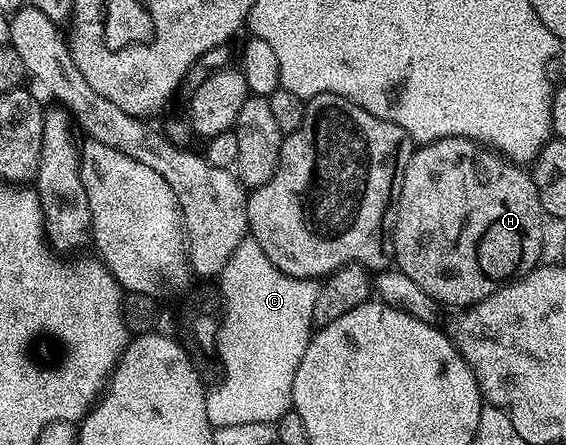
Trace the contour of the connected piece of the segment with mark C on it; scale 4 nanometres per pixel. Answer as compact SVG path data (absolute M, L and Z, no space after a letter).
M249 237L243 239L223 271L226 272L229 314L224 320L225 331L222 331L222 355L225 356L225 362L221 370L227 380L218 395L207 394L208 421L213 428L252 422L277 424L278 418L291 410L294 402L292 381L296 377L296 369L300 369L300 357L304 357L304 349L308 349L310 336L316 327L314 306L319 284L312 279L285 275L280 268L272 265L272 261L268 261L258 242Z

